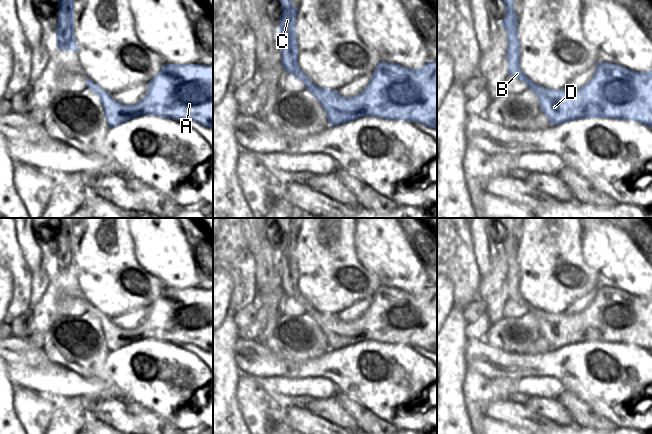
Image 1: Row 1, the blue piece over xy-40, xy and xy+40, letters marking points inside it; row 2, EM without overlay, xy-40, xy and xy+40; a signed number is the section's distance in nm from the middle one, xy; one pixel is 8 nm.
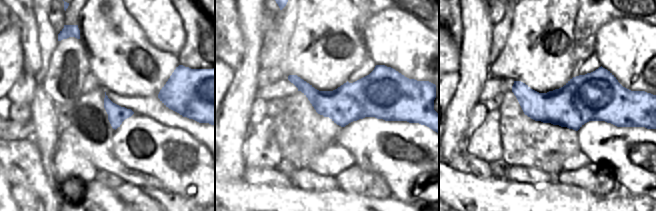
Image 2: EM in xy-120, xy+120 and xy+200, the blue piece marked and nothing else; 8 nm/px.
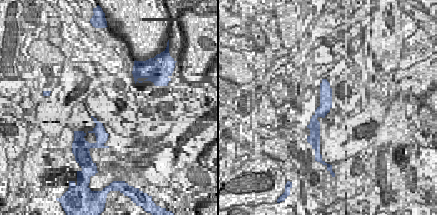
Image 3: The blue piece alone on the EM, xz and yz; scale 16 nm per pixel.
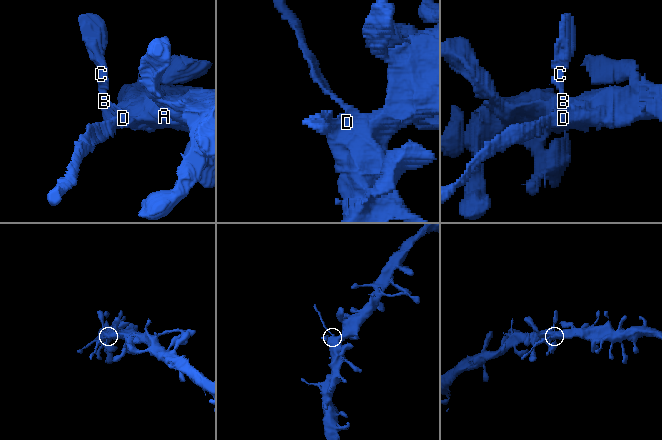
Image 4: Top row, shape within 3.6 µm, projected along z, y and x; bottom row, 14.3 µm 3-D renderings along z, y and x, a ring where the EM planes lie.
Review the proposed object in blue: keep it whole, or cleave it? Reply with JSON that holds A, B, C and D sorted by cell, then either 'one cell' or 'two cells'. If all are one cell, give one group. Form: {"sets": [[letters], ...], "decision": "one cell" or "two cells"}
{"sets": [["A", "B", "C", "D"]], "decision": "one cell"}

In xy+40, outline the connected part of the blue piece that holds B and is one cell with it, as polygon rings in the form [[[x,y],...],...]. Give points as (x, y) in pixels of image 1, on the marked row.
[[[502,0],[502,2],[506,5],[506,15],[500,23],[508,37],[506,51],[508,74],[528,85],[528,88],[538,97],[540,107],[552,125],[557,126],[581,118],[615,118],[633,120],[652,128],[652,70],[635,72],[619,64],[598,62],[590,81],[577,90],[569,92],[565,89],[551,90],[539,86],[520,69],[519,19],[514,11],[514,0]]]

